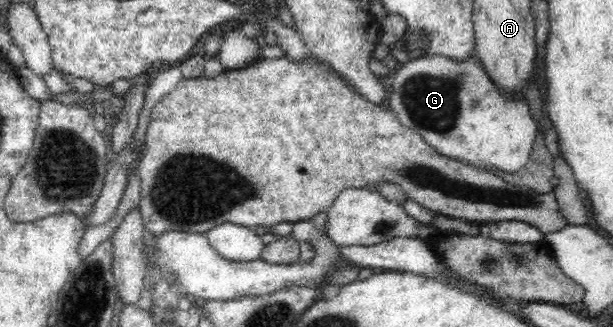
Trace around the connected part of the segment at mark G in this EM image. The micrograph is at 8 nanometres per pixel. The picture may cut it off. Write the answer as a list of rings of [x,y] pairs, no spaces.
[[[476,54],[468,60],[459,61],[449,60],[449,57],[429,56],[418,57],[407,63],[399,62],[394,77],[389,108],[397,114],[402,126],[419,134],[443,156],[497,176],[516,174],[527,163],[539,134],[535,121],[529,115],[529,105],[525,97],[505,101],[498,94],[497,86],[489,80],[489,75],[485,73]]]

